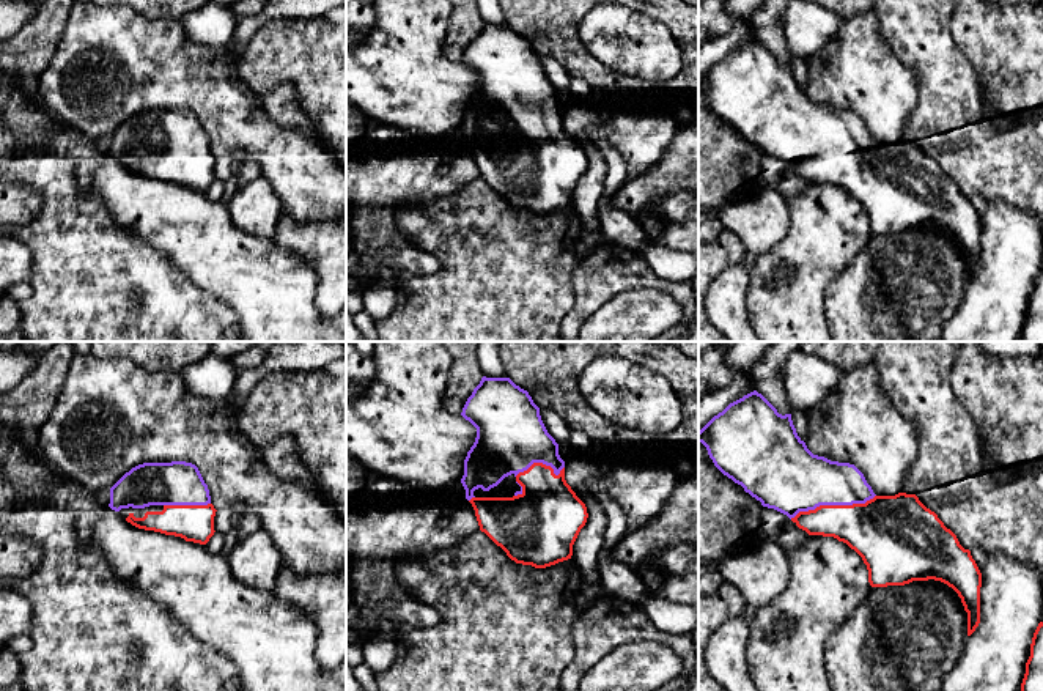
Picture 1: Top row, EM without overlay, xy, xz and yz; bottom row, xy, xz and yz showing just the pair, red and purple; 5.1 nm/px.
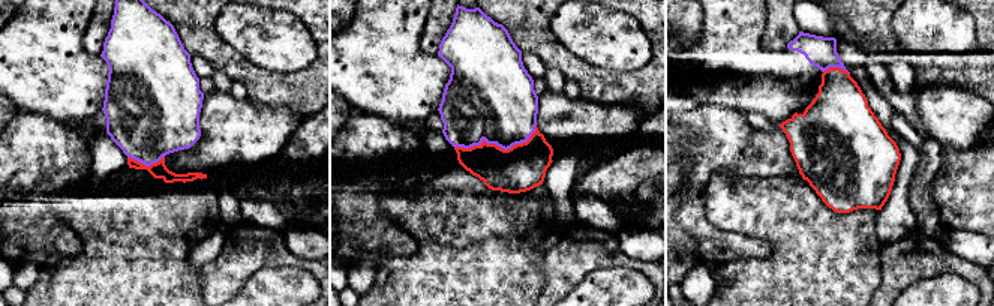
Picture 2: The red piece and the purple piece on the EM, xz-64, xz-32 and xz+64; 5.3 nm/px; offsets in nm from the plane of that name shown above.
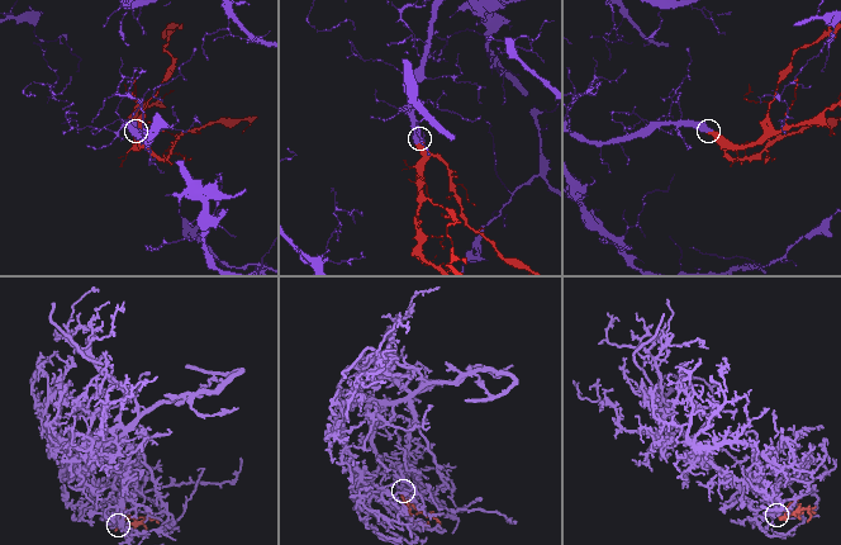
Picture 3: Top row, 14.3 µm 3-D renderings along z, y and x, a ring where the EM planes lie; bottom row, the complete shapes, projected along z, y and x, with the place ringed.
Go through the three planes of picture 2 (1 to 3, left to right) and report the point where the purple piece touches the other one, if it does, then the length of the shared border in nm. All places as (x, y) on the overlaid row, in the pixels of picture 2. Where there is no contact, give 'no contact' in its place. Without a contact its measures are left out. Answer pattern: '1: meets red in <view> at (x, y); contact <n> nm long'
1: meets red in xz-64 at (144, 165); contact 200 nm long
2: meets red in xz-32 at (498, 147); contact 460 nm long
3: meets red in xz+64 at (837, 68); contact 140 nm long

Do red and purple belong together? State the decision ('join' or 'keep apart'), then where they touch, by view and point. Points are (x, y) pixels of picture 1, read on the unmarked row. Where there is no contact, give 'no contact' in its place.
join | yz (832, 153)

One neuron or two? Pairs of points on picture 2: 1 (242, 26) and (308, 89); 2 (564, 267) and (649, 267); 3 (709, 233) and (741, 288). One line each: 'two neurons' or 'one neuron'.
1: two neurons
2: one neuron
3: two neurons

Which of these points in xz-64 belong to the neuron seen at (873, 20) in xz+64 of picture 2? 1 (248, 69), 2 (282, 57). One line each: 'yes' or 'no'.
1: yes
2: no

